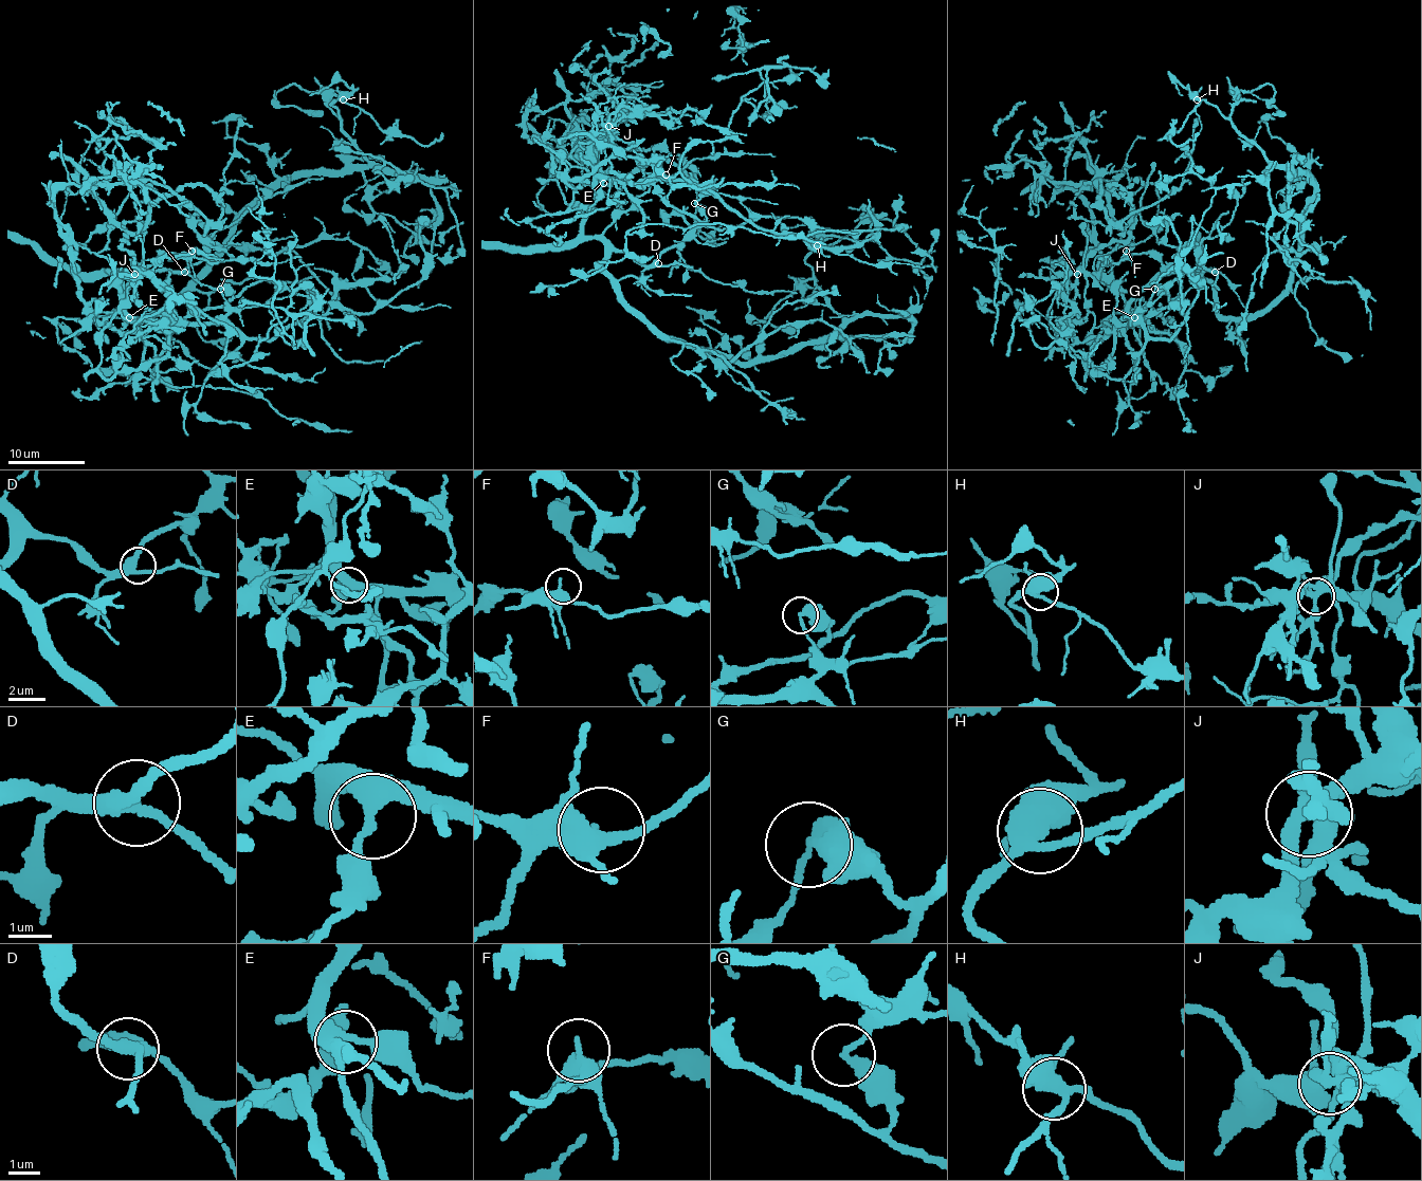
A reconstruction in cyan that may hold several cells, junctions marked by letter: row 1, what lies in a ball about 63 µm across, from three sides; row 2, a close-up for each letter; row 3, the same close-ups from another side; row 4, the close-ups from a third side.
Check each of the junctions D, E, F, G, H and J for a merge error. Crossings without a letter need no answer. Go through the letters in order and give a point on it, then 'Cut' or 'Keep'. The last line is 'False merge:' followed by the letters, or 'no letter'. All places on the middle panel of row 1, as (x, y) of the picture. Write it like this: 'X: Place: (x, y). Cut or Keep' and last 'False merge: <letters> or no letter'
D: Place: (658, 263). Keep
E: Place: (603, 183). Keep
F: Place: (666, 174). Keep
G: Place: (694, 203). Cut
H: Place: (817, 245). Keep
J: Place: (608, 126). Cut
False merge: G, J

